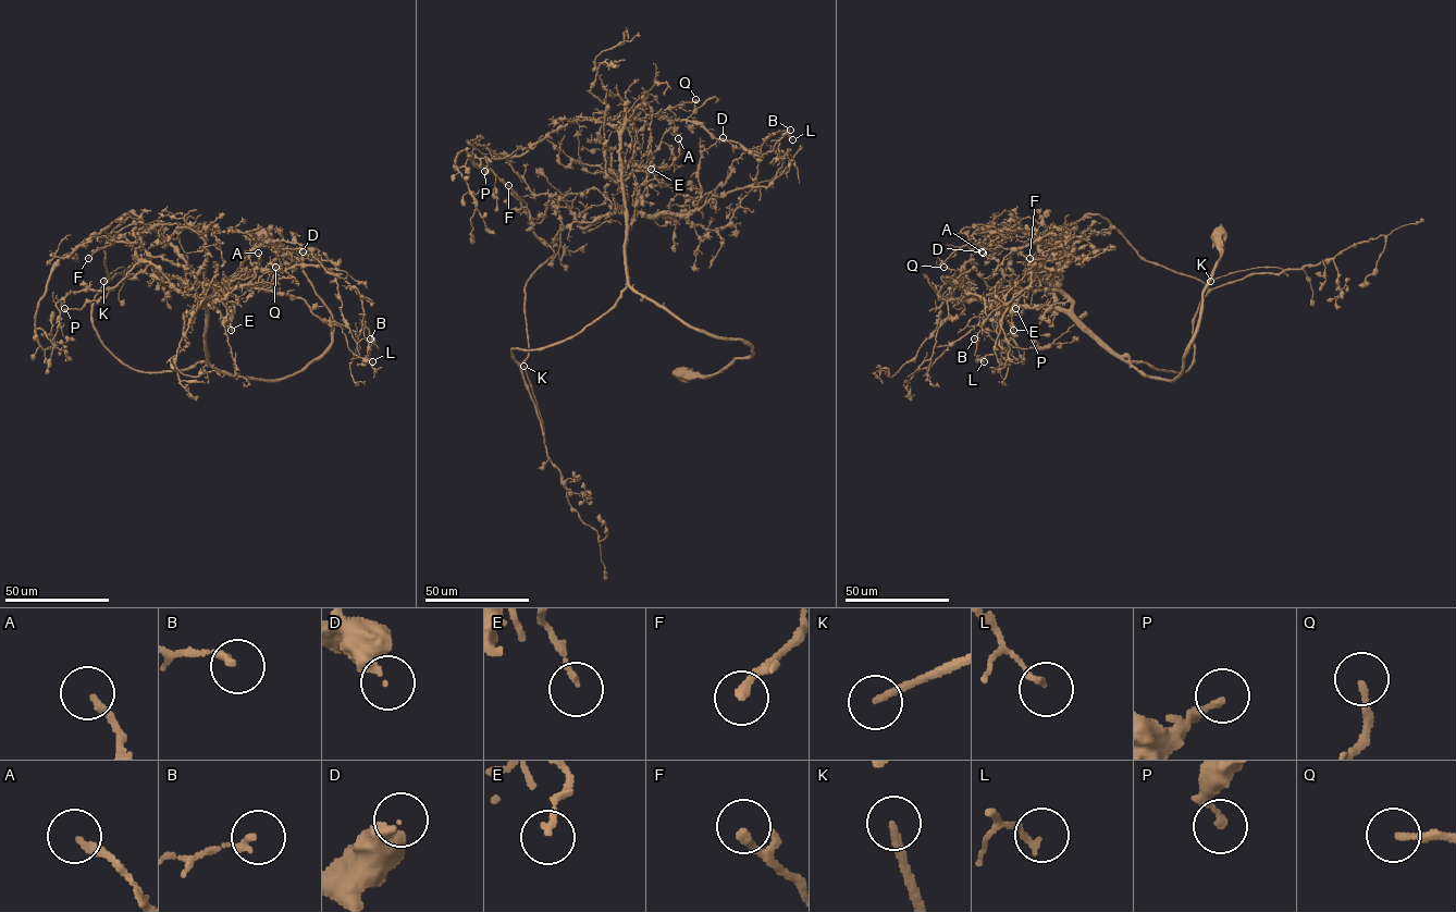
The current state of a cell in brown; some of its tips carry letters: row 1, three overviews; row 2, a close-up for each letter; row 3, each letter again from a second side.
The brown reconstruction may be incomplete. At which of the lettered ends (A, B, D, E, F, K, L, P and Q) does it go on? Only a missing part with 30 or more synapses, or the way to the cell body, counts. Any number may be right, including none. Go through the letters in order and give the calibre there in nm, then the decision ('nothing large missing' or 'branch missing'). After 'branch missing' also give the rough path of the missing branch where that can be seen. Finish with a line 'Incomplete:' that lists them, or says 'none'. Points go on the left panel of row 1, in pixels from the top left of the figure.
A: 200 nm thick; nothing large missing
B: 180 nm thick; nothing large missing
D: 240 nm thick; nothing large missing
E: 160 nm thick; nothing large missing
F: 220 nm thick; nothing large missing
K: 200 nm thick; branch missing; missing branch runs (103, 281), (88, 293), (75, 296), (66, 307), (70, 317), (86, 335)
L: 160 nm thick; nothing large missing
P: 200 nm thick; nothing large missing
Q: 190 nm thick; nothing large missing
Incomplete: K

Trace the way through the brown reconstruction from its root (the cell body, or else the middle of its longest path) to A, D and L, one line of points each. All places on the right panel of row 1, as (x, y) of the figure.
A: (1219, 235), (1222, 257), (1173, 380), (1137, 371), (1062, 295), (1022, 288), (983, 253)
D: (1219, 235), (1222, 257), (1173, 380), (1148, 378), (1112, 353), (1074, 313), (1058, 270), (1010, 249), (982, 251)
L: (1219, 235), (1222, 257), (1173, 380), (1137, 371), (1053, 307), (967, 300), (961, 286), (1000, 325), (984, 361)

